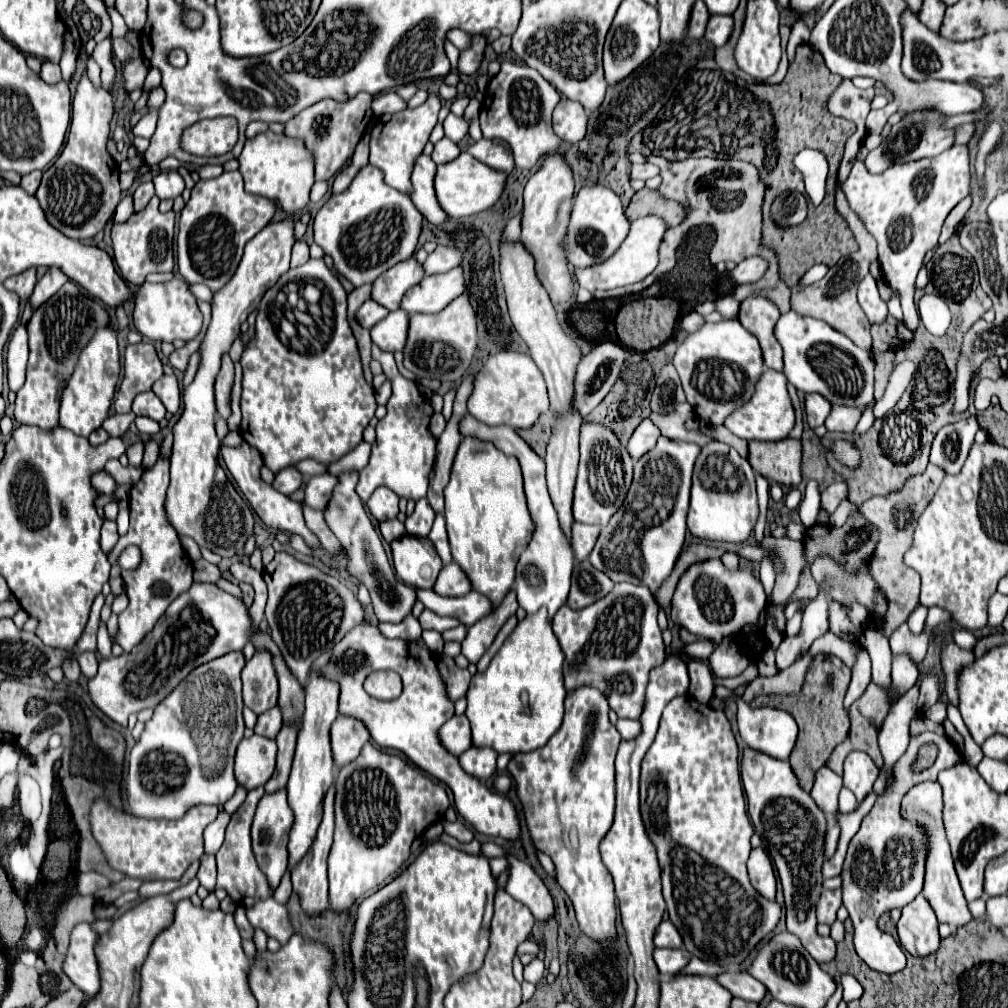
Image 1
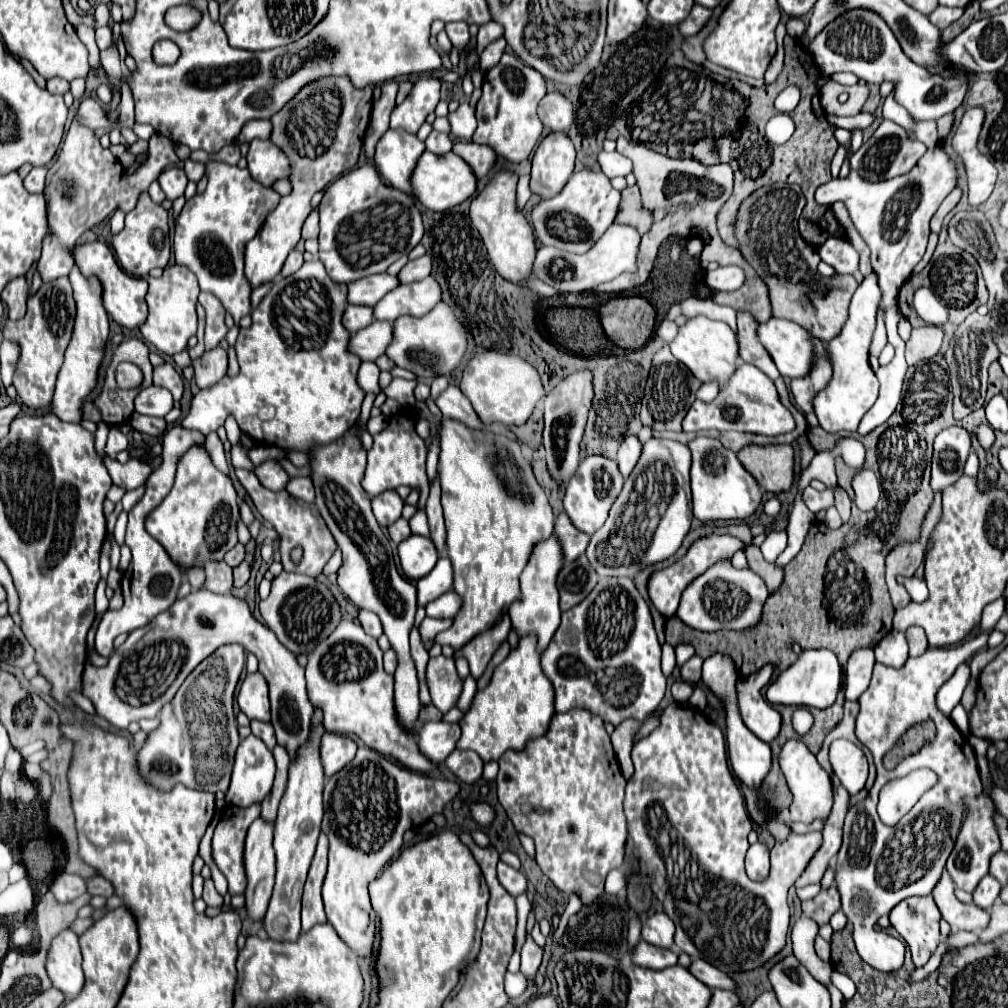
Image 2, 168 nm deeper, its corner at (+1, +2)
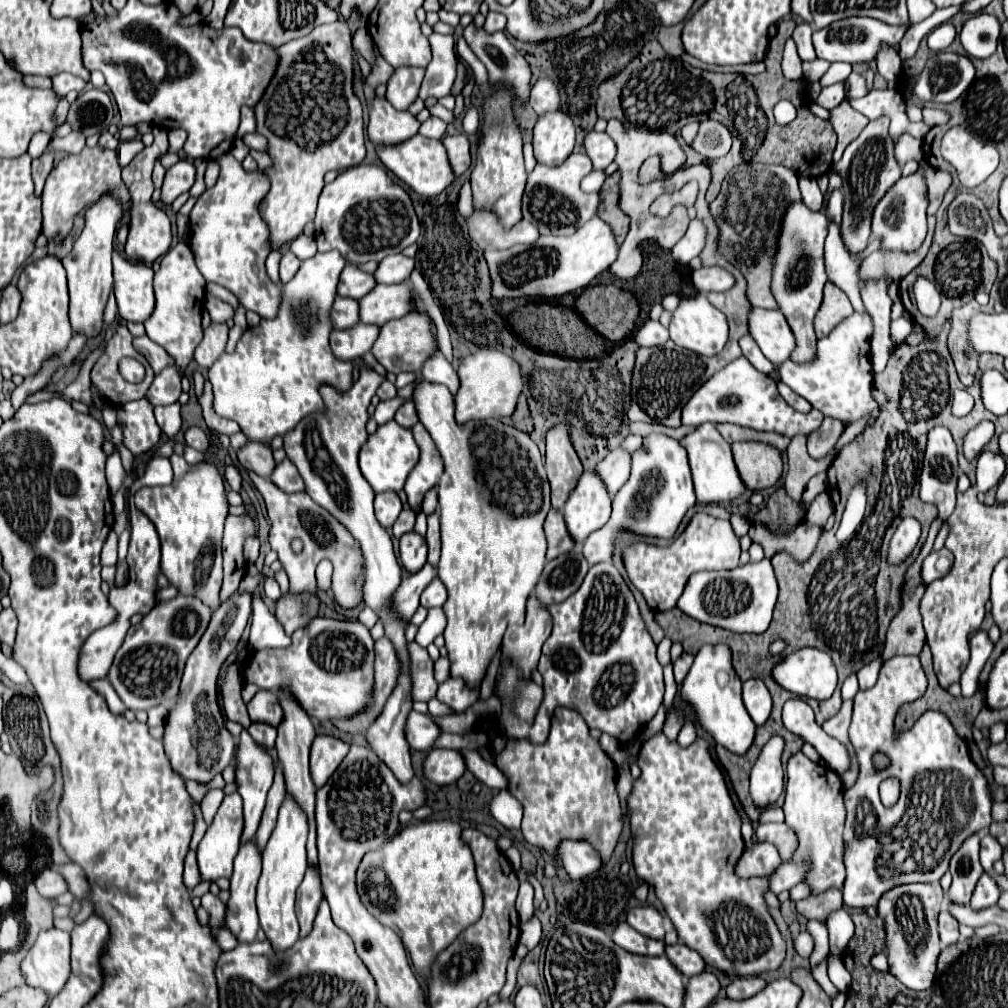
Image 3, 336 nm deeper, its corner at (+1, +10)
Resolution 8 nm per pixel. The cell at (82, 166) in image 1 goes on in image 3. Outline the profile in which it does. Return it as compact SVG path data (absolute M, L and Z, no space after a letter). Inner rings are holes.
M86 146L80 154L76 156L68 154L66 158L62 158L58 166L52 170L50 178L46 180L42 194L42 216L44 216L42 232L46 234L46 238L54 238L54 236L64 238L72 230L72 220L76 212L94 204L102 196L102 192L110 192L110 190L118 194L122 202L130 200L126 186L122 186L120 164L114 150L104 150L100 146L94 148Z

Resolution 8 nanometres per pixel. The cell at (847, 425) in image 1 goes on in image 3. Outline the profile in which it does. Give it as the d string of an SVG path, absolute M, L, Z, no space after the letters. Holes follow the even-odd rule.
M854 312L846 322L838 324L826 338L818 340L816 356L812 360L796 364L788 358L778 364L776 370L780 374L780 380L790 386L798 396L806 398L824 416L854 422L866 412L876 410L876 402L872 398L874 370L870 360L870 338L870 316Z

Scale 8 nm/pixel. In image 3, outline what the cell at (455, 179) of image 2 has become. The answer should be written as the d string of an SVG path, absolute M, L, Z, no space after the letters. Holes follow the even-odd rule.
M416 134L400 144L376 146L376 154L392 174L396 174L404 184L408 184L414 192L422 196L440 194L446 186L450 186L450 180L454 180L450 164L446 162L446 150L440 140L432 140L422 134Z

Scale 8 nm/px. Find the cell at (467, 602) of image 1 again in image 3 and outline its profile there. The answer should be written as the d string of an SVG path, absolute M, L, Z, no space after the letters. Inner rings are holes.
M434 578L422 592L420 596L420 606L424 608L434 608L434 606L442 606L446 602L446 588L442 586L442 582L438 578Z

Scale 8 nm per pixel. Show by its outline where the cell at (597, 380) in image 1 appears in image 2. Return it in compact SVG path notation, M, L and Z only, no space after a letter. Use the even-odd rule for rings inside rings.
M578 370L558 382L542 402L544 408L544 448L550 474L558 482L568 482L580 462L580 440L584 434L584 426L588 420L588 412L594 400L594 386L592 386L592 370Z

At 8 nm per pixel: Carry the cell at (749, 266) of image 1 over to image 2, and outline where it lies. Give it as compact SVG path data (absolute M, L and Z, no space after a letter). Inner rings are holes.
M722 266L716 270L710 270L706 274L706 284L714 290L714 292L730 292L730 290L738 290L744 284L744 270L740 266Z

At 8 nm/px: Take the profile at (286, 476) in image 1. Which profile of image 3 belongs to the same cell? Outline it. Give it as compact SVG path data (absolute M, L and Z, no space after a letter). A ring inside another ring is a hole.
M246 442L242 448L236 450L236 456L246 470L252 470L258 476L266 476L266 478L272 474L276 466L272 458L272 450L262 442Z

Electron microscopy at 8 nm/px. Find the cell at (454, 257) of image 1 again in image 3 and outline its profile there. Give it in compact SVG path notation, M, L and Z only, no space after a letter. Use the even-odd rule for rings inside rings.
M396 254L396 256L384 258L372 276L376 284L400 284L410 276L412 268L414 268L414 258Z

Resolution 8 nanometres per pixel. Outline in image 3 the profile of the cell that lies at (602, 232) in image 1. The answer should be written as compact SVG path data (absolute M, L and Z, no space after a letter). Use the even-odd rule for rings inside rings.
M584 152L570 154L564 164L560 166L546 166L536 164L536 168L528 174L524 198L522 198L522 216L532 222L540 234L554 234L554 236L568 236L574 234L588 218L596 216L600 196L586 194L580 190L580 180L592 172L592 162L586 158Z

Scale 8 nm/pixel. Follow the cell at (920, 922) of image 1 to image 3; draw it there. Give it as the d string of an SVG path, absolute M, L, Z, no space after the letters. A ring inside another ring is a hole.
M902 884L884 892L878 900L878 916L886 928L888 972L910 990L928 990L934 982L938 946L938 914L944 890L940 884Z

